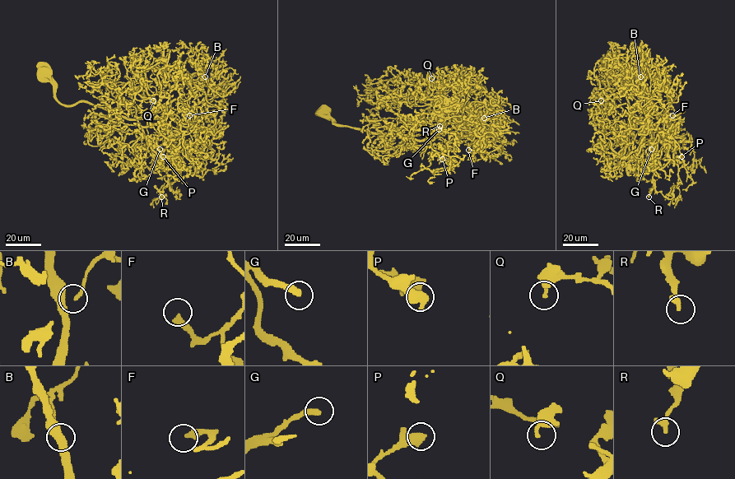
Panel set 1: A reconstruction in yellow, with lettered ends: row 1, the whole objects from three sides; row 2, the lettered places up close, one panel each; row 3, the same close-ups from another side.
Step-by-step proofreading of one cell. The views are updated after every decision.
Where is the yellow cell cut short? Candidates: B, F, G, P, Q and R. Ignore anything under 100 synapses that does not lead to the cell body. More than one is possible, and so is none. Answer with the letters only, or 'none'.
G

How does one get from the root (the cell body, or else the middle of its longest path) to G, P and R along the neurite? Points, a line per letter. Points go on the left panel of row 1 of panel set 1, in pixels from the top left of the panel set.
G: (44, 70), (40, 73), (64, 104), (89, 102), (130, 118), (165, 109), (165, 118), (141, 128), (160, 149)
P: (44, 70), (64, 104), (89, 102), (130, 118), (165, 109), (165, 118), (141, 128), (151, 157), (163, 156)
R: (44, 70), (64, 104), (89, 102), (130, 118), (165, 110), (141, 128), (162, 158), (168, 180), (161, 197)

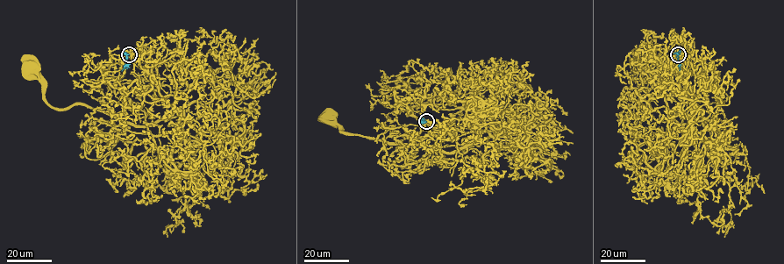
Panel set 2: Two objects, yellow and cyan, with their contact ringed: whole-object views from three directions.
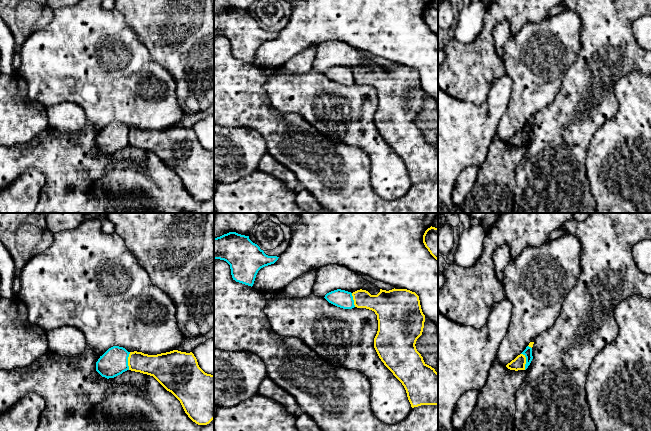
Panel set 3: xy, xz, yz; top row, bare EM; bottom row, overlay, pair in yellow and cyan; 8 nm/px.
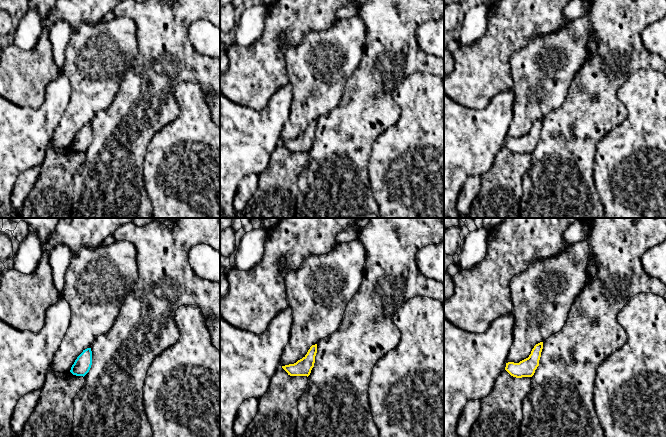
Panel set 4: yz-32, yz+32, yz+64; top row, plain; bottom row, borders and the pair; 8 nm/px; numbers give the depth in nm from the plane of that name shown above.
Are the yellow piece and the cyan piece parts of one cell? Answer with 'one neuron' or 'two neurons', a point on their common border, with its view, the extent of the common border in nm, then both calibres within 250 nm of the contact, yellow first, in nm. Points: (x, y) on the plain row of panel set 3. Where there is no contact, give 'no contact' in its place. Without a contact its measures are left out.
two neurons | yz (525, 137) | 140 nm | 100/70 nm

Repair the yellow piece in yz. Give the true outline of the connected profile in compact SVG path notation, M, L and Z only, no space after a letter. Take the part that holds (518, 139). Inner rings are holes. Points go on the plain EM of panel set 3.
M523 130L518 131L514 136L506 141L510 146L525 146L526 133Z

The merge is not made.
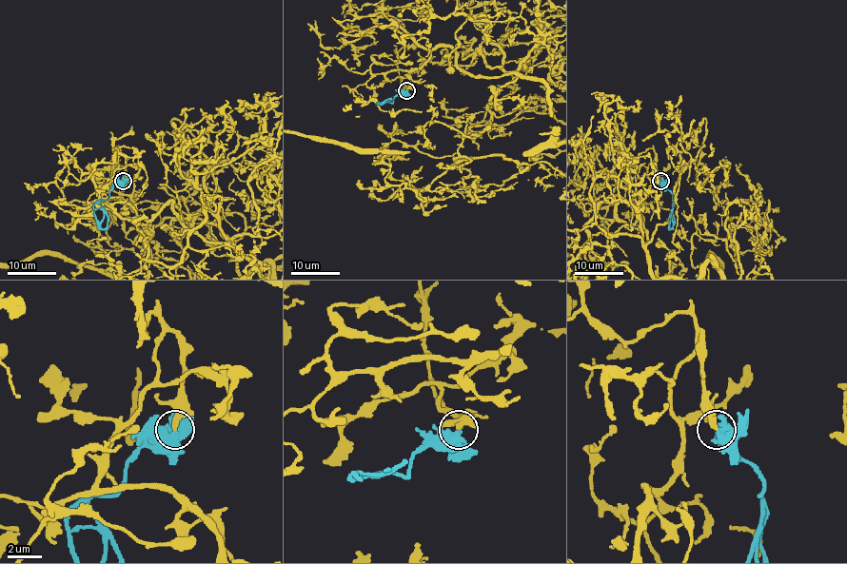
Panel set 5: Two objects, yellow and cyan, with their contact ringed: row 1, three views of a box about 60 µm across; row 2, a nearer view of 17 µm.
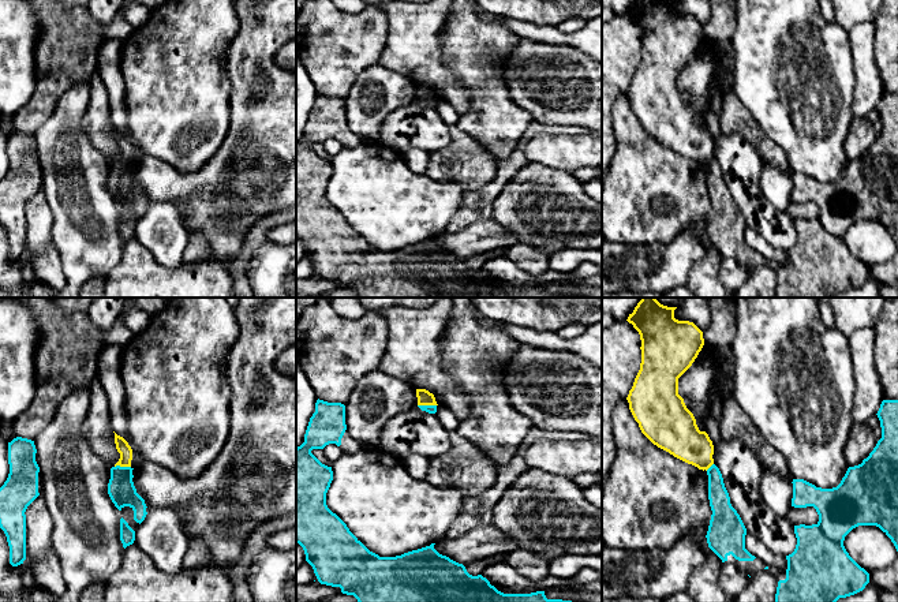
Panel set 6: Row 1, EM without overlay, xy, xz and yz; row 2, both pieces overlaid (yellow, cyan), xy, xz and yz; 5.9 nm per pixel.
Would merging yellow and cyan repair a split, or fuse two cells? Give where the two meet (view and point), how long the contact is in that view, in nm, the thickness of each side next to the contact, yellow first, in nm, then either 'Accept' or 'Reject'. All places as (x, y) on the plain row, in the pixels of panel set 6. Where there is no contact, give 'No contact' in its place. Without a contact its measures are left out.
Touches yellow at xz (427, 98). Shared border 110 nm. Thickness 90 nm (yellow) against 50 nm. Reject

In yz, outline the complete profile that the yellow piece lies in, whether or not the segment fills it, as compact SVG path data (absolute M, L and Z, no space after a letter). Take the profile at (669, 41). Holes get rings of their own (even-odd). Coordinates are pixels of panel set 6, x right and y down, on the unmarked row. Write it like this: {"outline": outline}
{"outline": "M636 0L628 16L641 34L641 57L626 91L629 104L641 127L658 142L674 152L708 164L714 158L714 139L706 126L700 126L693 108L678 89L678 72L692 60L704 40L703 26L689 15L674 12L677 1Z"}

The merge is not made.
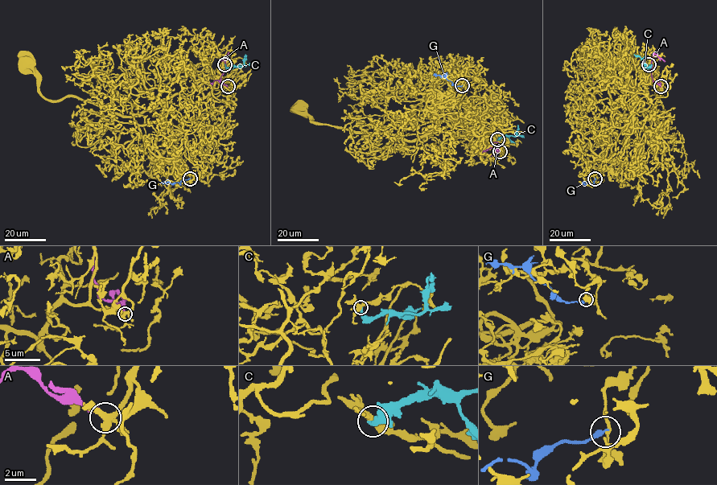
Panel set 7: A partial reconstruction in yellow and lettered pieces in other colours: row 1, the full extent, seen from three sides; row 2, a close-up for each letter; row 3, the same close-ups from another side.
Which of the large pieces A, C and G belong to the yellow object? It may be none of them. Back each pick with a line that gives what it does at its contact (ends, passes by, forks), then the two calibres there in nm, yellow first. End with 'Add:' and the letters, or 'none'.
Add: none

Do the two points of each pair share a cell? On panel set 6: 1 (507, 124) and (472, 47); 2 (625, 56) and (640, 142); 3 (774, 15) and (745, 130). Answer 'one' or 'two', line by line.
1: one
2: two
3: two

